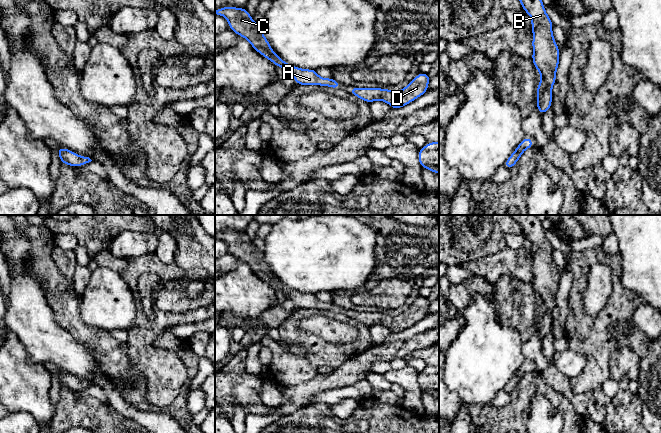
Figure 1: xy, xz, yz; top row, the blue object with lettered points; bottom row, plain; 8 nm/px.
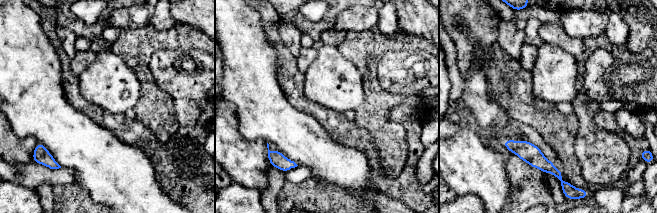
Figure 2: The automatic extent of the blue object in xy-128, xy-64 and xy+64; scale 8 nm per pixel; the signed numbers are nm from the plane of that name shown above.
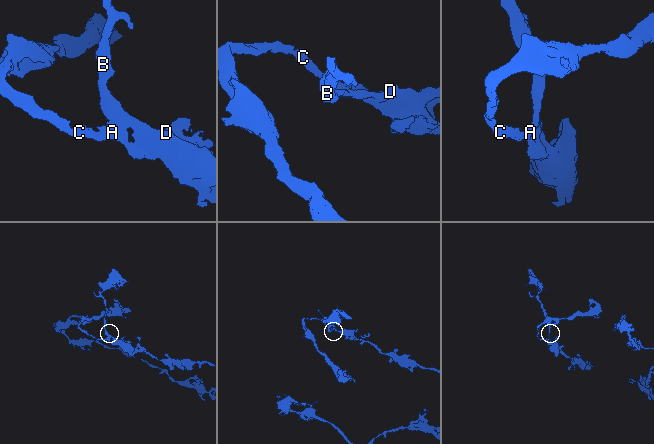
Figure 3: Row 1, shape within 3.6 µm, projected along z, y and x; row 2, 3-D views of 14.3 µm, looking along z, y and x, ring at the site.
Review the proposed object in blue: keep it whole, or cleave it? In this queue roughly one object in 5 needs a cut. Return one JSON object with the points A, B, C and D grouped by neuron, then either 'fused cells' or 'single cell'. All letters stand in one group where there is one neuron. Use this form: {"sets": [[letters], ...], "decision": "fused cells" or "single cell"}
{"sets": [["A", "B", "C", "D"]], "decision": "single cell"}

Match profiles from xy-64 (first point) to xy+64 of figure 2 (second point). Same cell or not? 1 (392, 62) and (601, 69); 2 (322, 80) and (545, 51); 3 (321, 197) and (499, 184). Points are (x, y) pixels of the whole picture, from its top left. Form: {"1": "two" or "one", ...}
{"1": "two", "2": "one", "3": "two"}

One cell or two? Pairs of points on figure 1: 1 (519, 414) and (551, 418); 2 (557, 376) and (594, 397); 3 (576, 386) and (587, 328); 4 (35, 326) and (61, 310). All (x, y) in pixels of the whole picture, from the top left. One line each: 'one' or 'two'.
1: two
2: one
3: one
4: two

